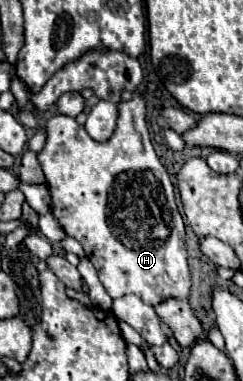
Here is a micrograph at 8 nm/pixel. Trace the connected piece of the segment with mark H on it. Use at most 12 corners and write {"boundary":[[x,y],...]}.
{"boundary":[[143,97],[109,141],[53,115],[53,215],[113,299],[189,299]]}

